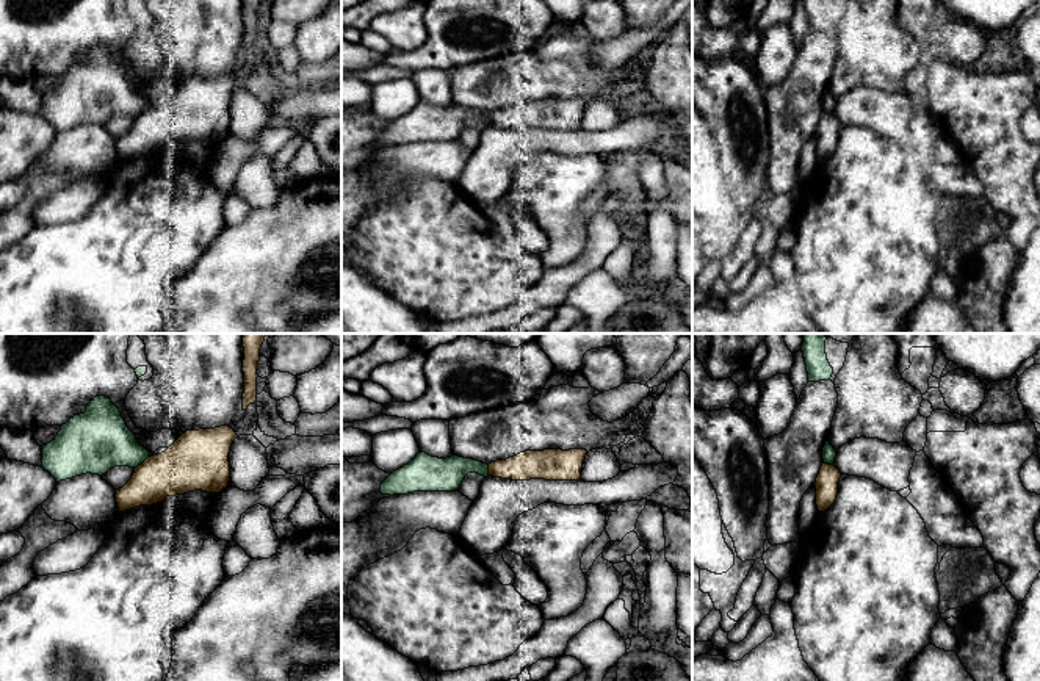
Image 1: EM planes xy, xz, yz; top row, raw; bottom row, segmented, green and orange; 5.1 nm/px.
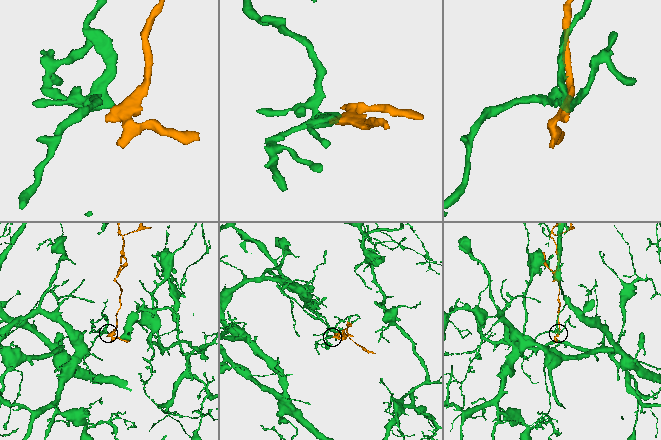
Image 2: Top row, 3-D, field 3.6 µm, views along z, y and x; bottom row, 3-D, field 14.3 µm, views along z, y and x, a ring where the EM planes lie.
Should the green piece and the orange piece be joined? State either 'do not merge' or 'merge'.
do not merge

